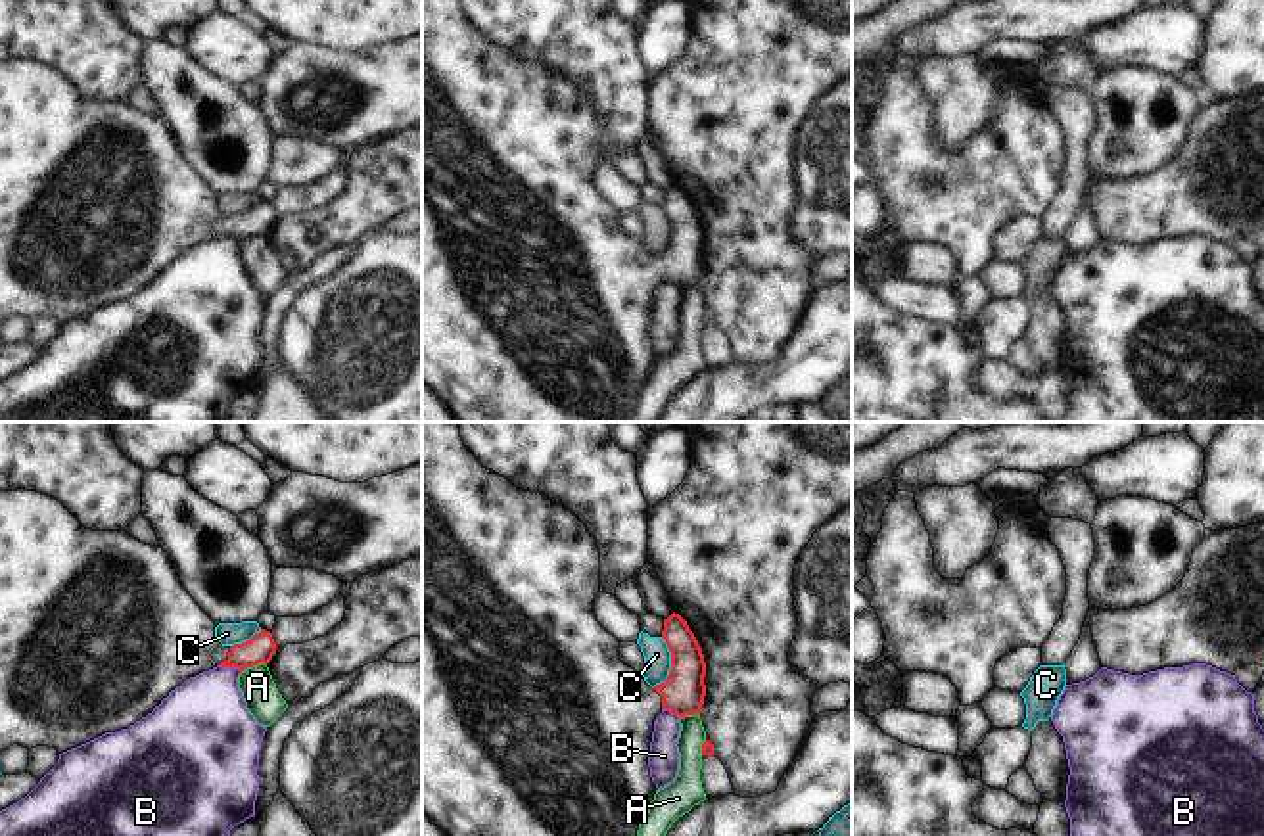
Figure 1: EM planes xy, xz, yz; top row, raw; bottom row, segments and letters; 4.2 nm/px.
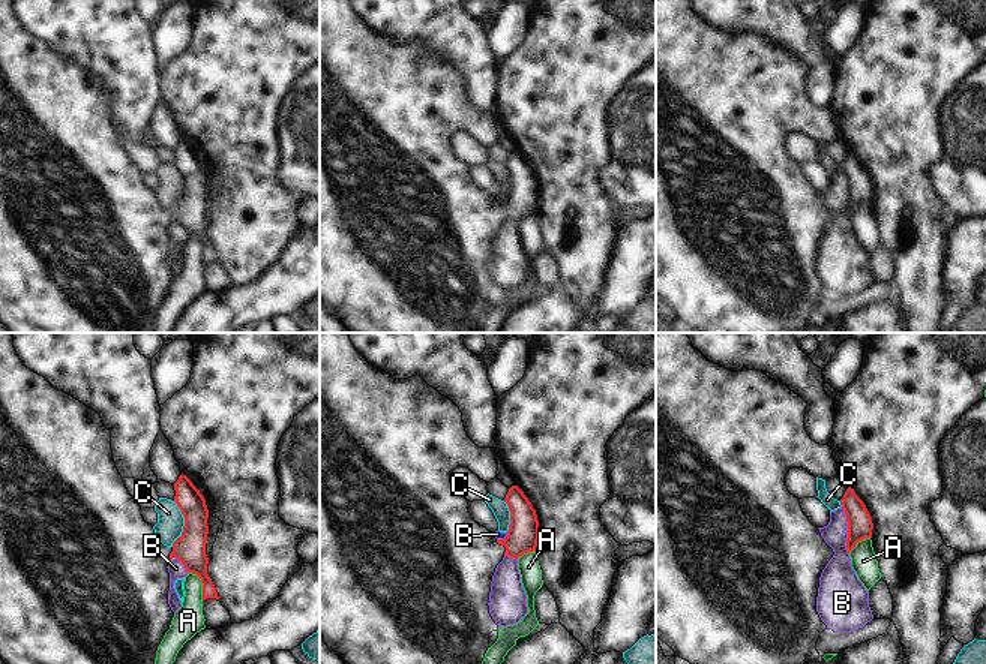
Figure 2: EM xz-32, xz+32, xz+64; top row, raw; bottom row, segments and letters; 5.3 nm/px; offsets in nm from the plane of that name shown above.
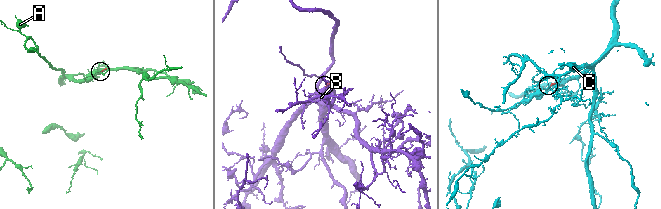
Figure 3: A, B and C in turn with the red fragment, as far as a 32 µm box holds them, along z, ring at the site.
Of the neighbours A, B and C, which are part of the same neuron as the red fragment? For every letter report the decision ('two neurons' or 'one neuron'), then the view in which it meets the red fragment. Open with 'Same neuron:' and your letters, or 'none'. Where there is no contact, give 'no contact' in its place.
Same neuron: none
A: two neurons | xy
B: two neurons | xy
C: two neurons | xz

